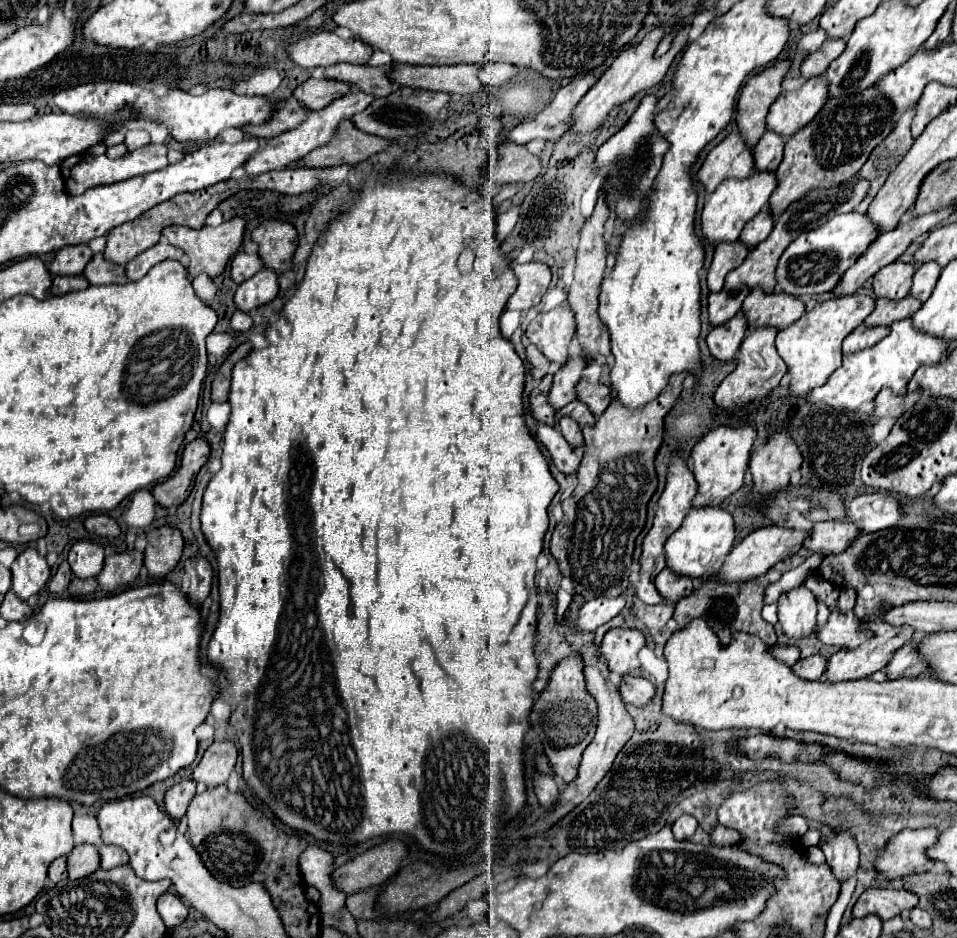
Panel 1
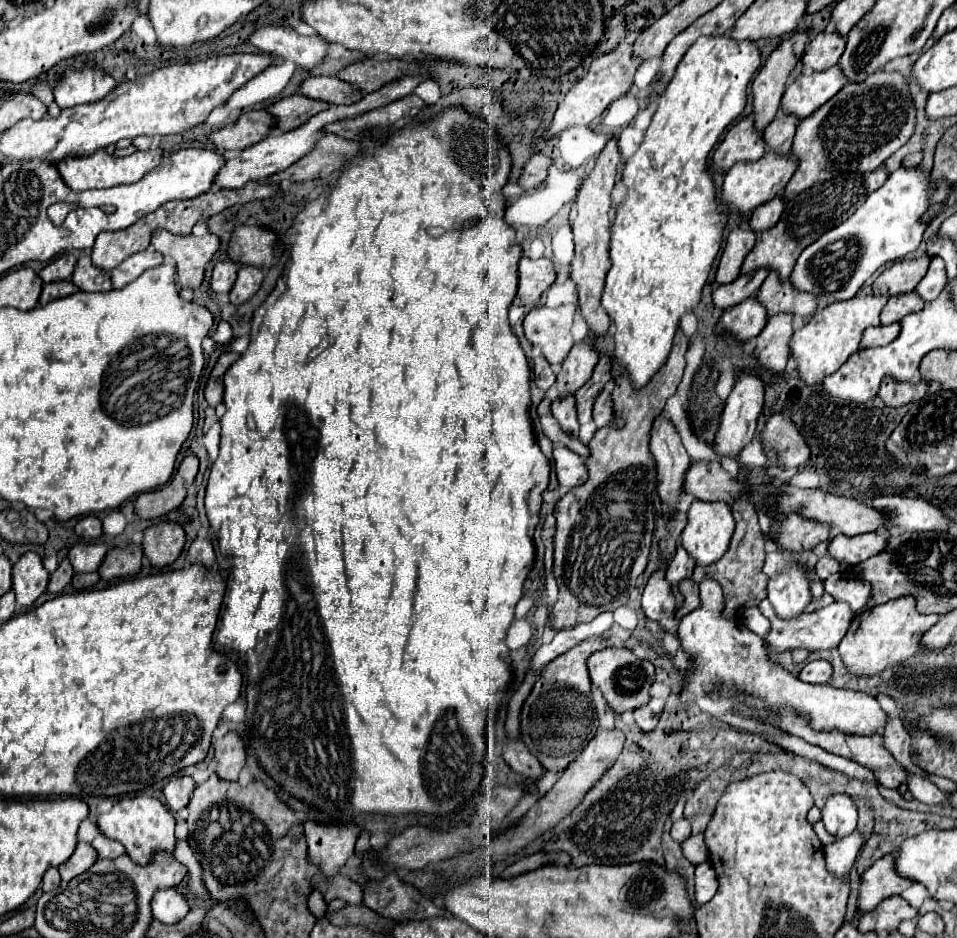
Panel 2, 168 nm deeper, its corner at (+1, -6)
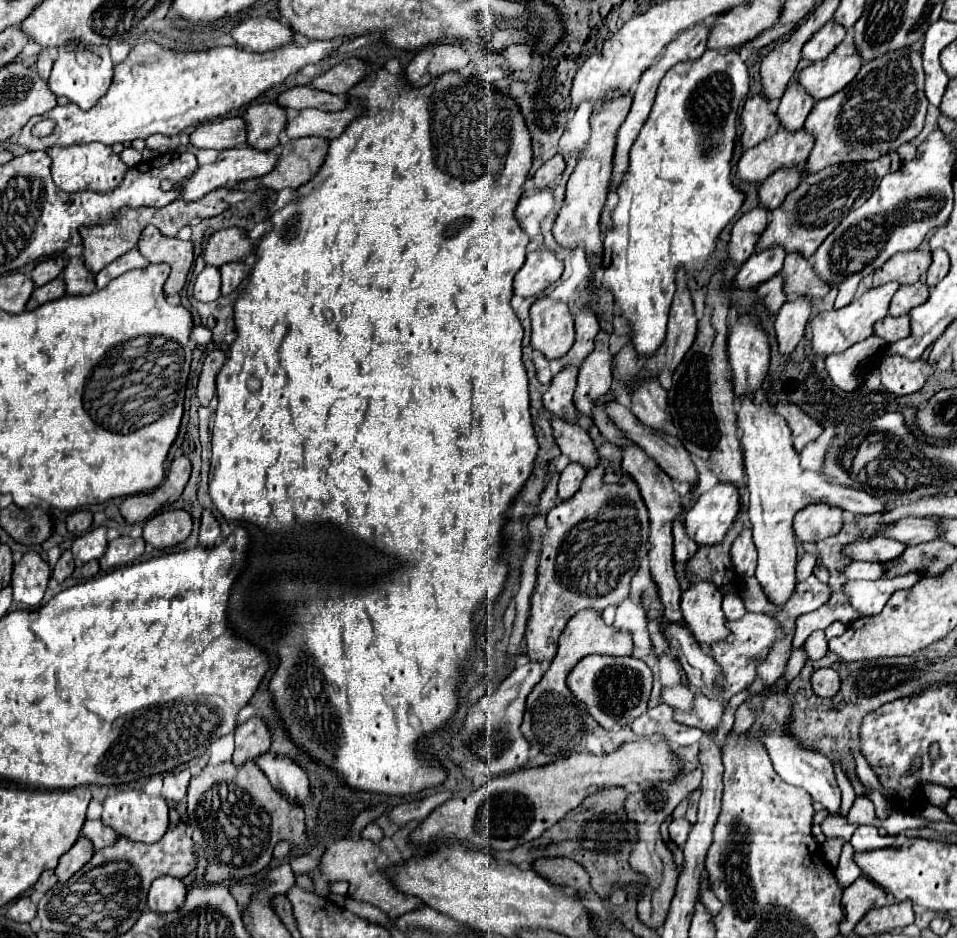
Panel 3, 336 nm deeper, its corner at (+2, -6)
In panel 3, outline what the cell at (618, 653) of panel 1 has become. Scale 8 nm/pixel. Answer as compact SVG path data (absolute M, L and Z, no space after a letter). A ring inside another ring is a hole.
M594 654L582 658L566 678L568 690L574 698L584 704L588 714L606 730L616 724L626 726L634 718L646 712L646 704L652 690L652 672L650 668L632 656L606 656Z

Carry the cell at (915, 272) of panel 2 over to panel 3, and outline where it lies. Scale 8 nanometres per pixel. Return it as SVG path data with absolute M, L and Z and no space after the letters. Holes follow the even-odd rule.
M914 250L910 254L896 254L894 258L890 258L890 262L886 262L886 266L874 272L874 286L886 284L890 280L896 280L900 284L914 284L924 278L926 270L930 268L930 262L930 252L922 250Z

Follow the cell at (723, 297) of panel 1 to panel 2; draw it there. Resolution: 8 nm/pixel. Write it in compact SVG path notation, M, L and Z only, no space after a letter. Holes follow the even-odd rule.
M757 270L745 276L739 276L735 282L731 284L723 284L713 292L713 304L719 310L729 310L733 306L737 306L739 302L751 298L759 286L763 284L763 280L767 278L767 270Z

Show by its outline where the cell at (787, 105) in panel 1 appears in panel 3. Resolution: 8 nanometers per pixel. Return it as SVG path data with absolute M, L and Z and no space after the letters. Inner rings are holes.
M842 42L828 58L804 68L798 82L816 100L822 100L848 86L862 64L862 56L854 50L854 42Z

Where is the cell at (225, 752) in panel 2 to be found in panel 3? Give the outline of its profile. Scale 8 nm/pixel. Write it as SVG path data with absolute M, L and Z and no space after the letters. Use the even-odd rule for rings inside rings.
M250 718L244 724L240 724L240 728L236 728L234 732L236 736L236 750L234 750L234 764L244 764L246 760L254 760L260 754L268 752L270 744L272 744L272 734L270 728L266 724L264 718Z

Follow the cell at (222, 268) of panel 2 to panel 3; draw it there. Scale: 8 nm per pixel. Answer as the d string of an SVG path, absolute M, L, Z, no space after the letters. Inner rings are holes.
M206 266L194 282L194 298L208 304L220 296L220 270Z

